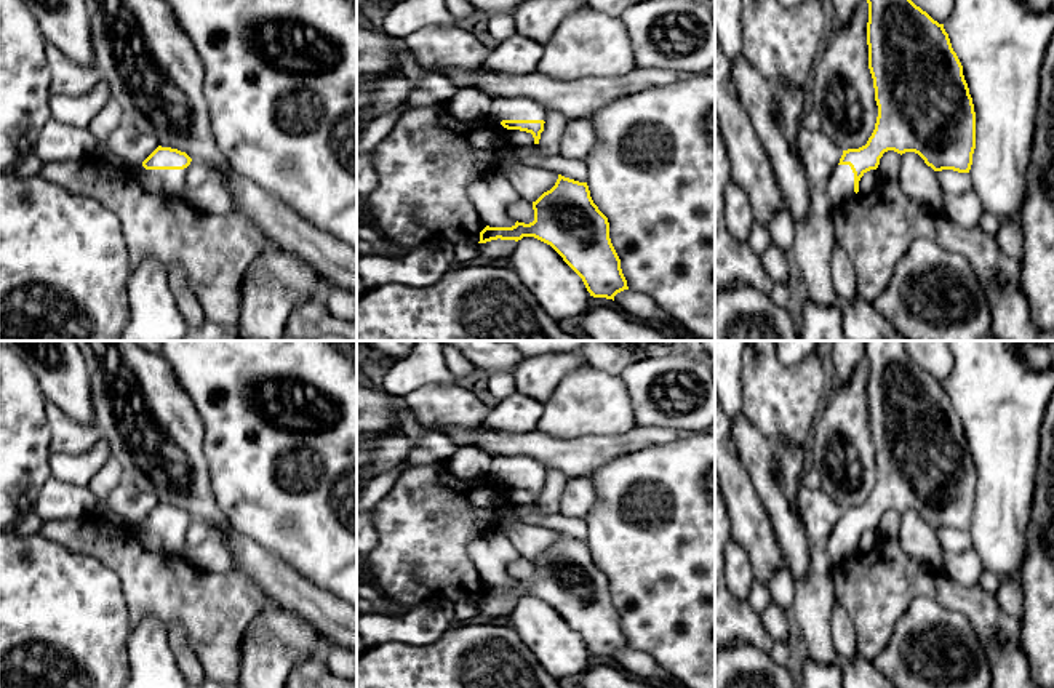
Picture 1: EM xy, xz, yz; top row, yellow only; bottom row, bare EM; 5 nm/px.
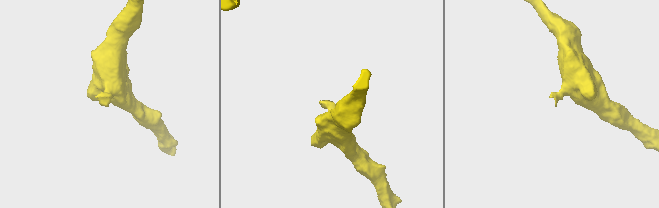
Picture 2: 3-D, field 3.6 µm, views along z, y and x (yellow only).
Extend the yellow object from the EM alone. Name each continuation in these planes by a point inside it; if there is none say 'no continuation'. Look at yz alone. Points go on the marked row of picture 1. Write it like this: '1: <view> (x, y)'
1: yz (840, 186)

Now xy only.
1: xy (165, 183)

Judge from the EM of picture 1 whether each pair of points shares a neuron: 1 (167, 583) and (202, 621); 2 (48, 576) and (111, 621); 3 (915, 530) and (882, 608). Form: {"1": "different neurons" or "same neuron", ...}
{"1": "same neuron", "2": "same neuron", "3": "different neurons"}

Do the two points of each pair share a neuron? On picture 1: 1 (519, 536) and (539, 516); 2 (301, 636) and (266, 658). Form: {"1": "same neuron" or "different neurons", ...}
{"1": "different neurons", "2": "same neuron"}

